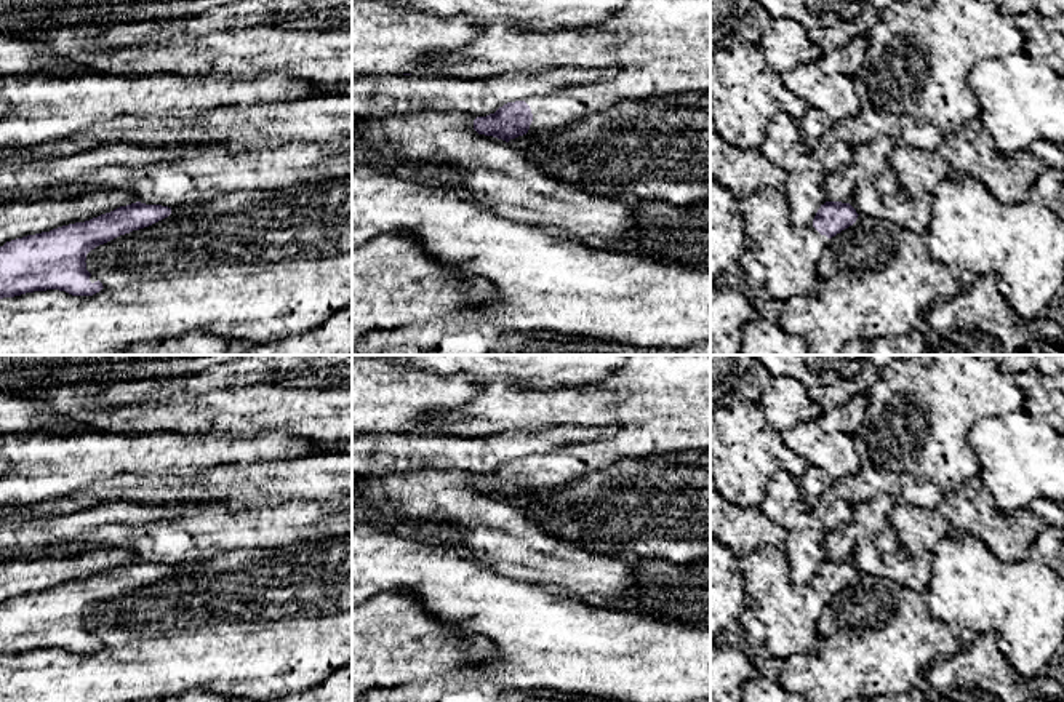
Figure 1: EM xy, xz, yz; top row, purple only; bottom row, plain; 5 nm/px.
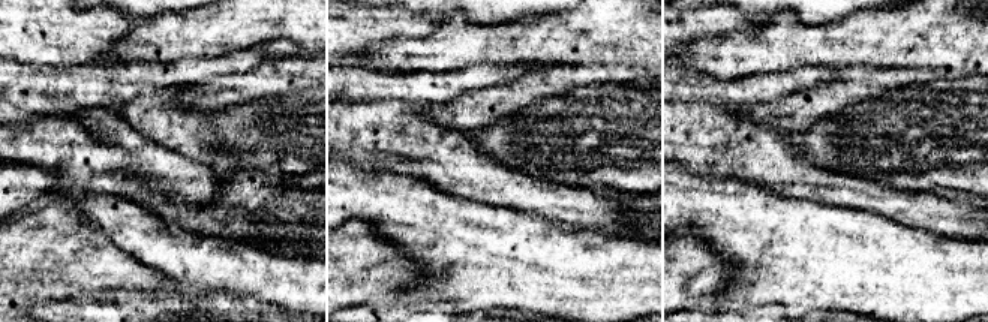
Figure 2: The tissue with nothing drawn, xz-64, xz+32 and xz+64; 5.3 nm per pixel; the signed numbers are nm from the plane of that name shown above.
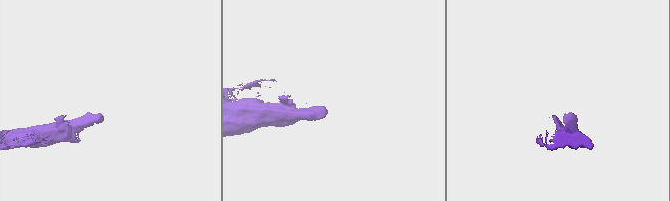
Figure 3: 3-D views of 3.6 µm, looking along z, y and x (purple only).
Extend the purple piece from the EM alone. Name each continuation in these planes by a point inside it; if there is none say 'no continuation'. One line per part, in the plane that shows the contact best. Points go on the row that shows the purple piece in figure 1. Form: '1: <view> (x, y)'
1: xz (661, 47)

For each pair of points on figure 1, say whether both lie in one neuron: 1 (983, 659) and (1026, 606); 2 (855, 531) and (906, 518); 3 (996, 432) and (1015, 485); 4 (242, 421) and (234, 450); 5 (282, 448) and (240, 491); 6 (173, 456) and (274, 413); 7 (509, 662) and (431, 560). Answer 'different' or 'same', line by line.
1: different
2: different
3: same
4: different
5: different
6: different
7: same

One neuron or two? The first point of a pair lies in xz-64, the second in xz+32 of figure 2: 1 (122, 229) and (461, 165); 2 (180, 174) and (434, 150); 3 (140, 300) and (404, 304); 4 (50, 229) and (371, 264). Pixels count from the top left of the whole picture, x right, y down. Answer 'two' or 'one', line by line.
1: two
2: one
3: one
4: one

